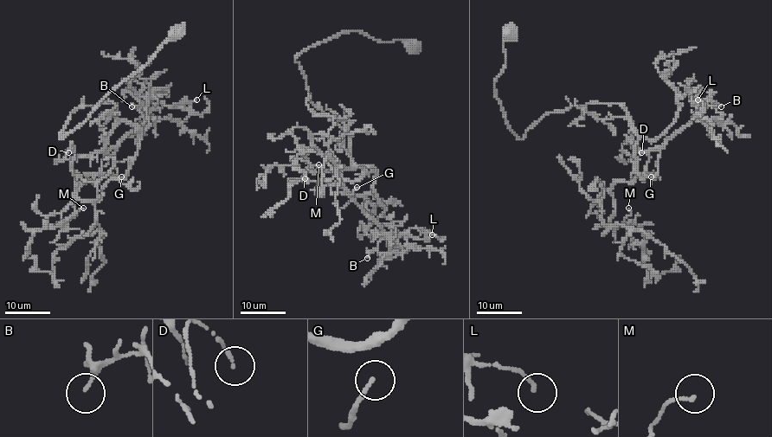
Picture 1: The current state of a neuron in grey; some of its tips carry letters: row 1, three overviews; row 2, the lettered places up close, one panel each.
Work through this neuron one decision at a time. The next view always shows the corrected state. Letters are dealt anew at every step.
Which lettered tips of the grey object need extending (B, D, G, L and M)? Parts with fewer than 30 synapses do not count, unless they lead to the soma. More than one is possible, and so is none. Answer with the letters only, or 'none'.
G

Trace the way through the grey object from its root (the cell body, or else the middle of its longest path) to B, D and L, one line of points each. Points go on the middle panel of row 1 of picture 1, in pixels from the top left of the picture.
B: (409, 47), (343, 31), (294, 60), (310, 100), (348, 134), (343, 187), (389, 239), (386, 256), (367, 258)
D: (409, 47), (343, 31), (294, 60), (310, 100), (347, 132), (352, 166), (339, 172), (309, 170), (305, 178)
L: (409, 47), (343, 31), (294, 60), (310, 100), (348, 134), (350, 197), (392, 237), (432, 234)

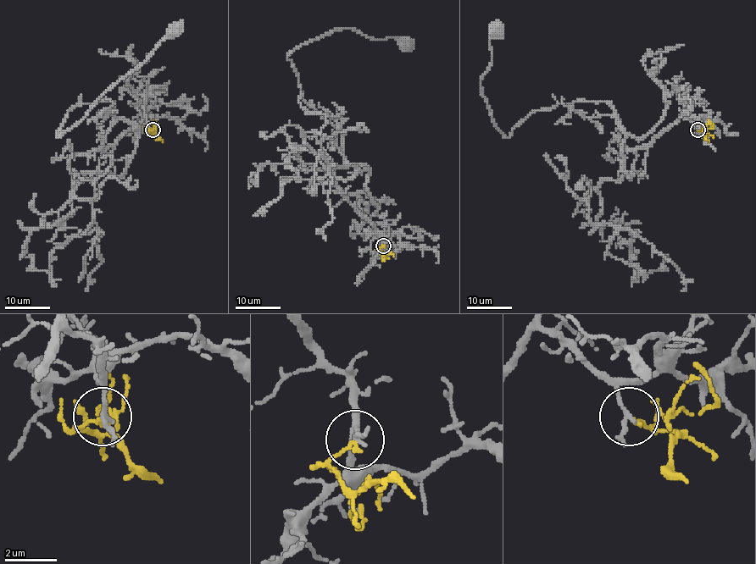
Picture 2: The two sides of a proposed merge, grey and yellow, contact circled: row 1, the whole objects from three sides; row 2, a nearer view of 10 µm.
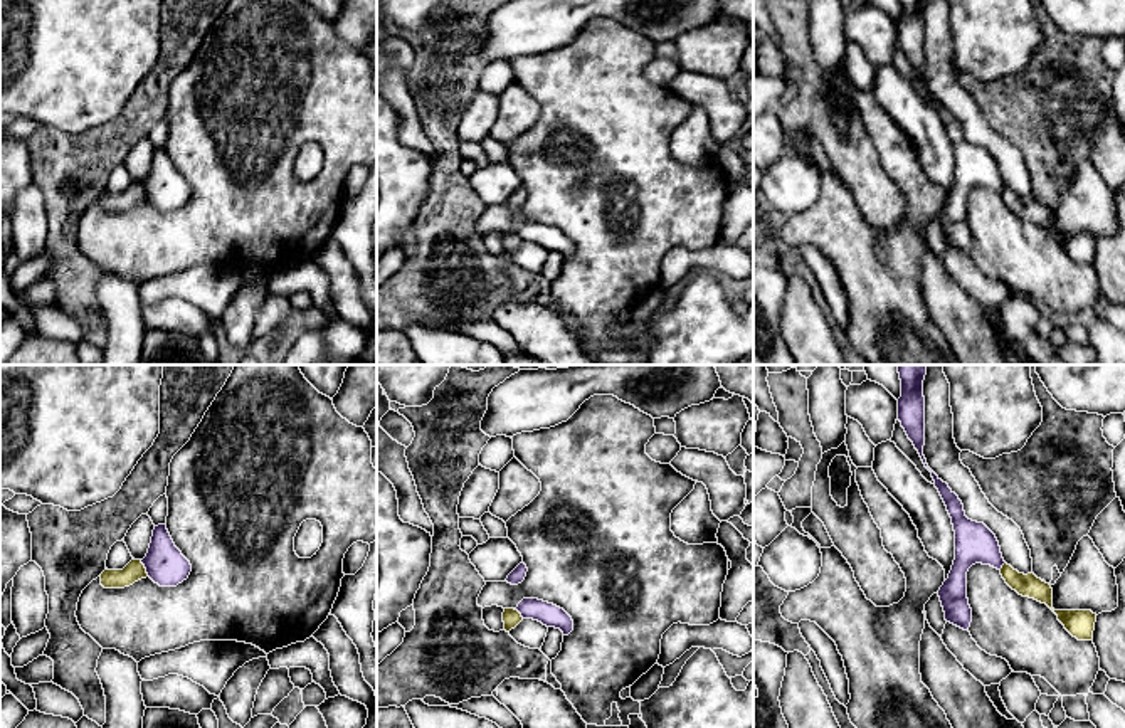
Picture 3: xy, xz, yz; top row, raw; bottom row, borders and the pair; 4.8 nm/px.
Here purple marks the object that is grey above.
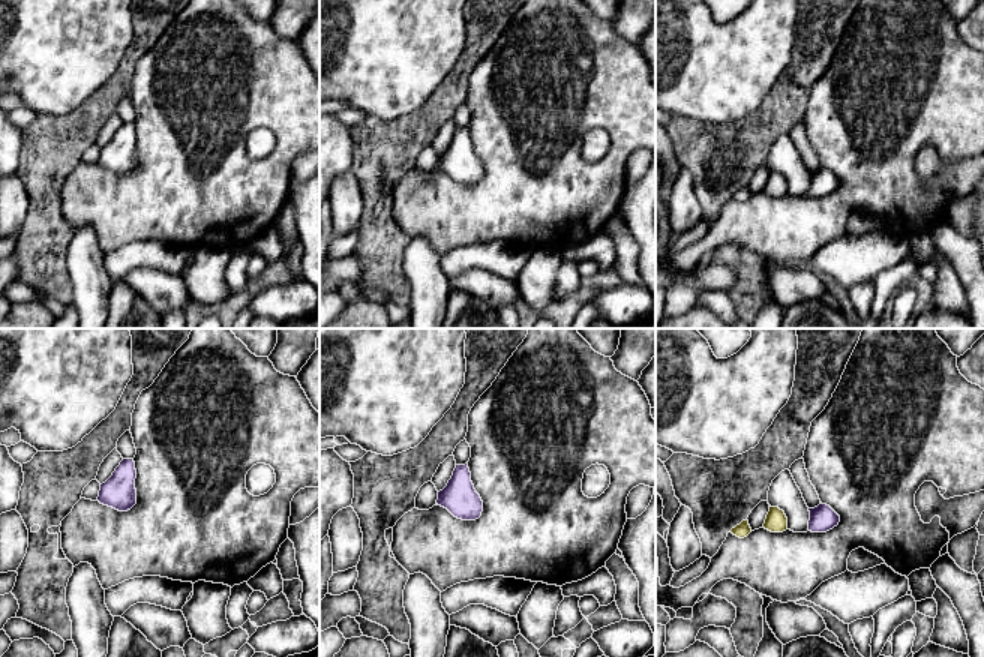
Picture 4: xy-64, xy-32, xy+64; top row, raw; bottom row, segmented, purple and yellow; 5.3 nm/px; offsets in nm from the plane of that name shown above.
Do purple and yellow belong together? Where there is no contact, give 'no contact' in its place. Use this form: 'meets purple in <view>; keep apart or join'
meets purple in xy; keep apart

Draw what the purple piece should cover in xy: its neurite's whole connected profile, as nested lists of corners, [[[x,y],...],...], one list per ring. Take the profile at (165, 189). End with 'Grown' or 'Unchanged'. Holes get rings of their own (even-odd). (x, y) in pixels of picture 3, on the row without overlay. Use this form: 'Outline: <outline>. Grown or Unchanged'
Outline: [[[166,148],[155,150],[148,177],[141,187],[148,200],[160,210],[177,210],[192,195],[190,185],[175,170]]]. Unchanged

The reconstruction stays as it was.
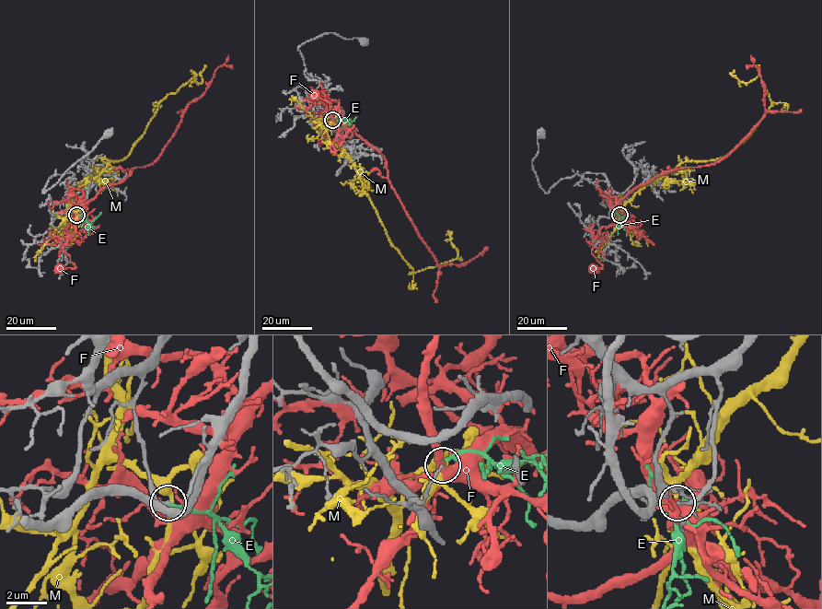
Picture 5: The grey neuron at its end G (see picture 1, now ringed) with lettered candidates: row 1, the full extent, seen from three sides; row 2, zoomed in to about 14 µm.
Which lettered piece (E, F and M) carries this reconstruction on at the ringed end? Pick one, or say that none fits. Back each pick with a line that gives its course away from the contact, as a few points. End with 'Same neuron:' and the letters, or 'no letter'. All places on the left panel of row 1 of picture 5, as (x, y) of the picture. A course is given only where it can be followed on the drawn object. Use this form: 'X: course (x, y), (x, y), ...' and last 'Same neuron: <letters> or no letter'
E: course (77, 215), (89, 224), (101, 212)
Same neuron: E

